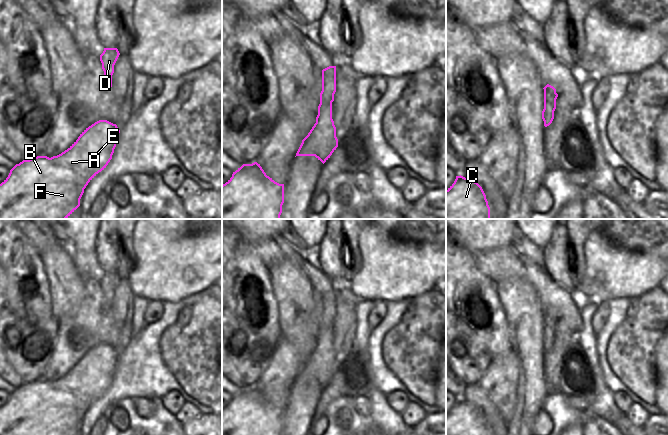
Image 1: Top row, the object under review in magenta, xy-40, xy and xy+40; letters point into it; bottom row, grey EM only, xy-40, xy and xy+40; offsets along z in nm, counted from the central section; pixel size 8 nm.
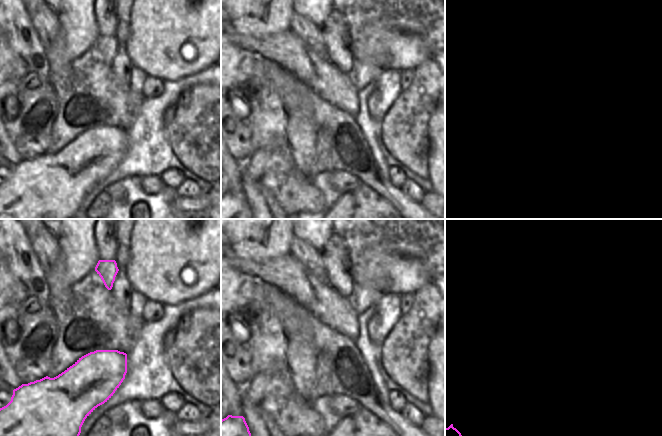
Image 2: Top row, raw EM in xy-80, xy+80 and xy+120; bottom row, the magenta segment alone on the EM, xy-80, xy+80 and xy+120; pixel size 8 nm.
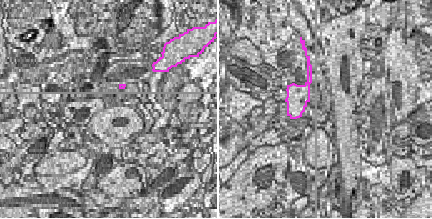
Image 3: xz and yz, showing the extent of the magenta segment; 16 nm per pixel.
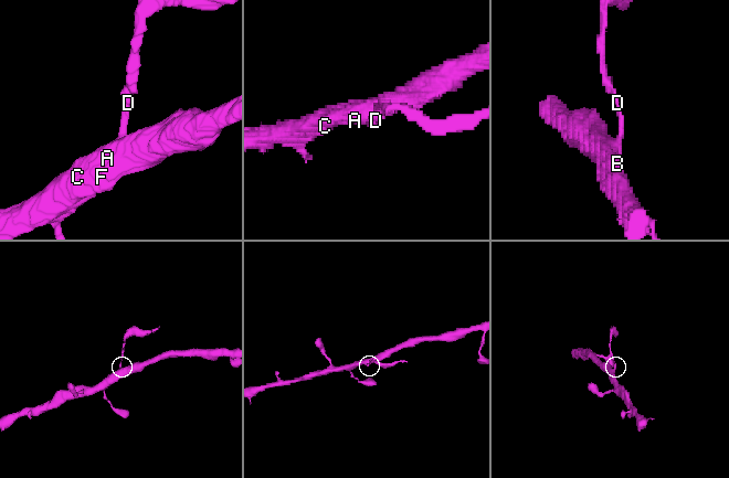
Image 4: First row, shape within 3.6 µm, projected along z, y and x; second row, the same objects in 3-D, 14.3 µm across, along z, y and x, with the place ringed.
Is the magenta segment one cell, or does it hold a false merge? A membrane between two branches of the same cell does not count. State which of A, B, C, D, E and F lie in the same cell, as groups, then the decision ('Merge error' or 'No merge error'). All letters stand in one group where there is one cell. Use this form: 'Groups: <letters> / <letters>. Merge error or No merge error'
Groups: A B C E F / D. Merge error

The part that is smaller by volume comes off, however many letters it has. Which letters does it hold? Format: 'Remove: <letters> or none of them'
Remove: D

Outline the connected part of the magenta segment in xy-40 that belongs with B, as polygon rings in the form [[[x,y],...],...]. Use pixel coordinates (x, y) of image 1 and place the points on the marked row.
[[[99,120],[86,128],[64,152],[51,158],[37,156],[16,164],[0,184],[0,219],[67,219],[79,206],[88,183],[106,168],[120,133],[116,124]]]

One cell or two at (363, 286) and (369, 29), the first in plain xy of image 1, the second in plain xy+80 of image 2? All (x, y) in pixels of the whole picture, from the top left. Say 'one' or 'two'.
one

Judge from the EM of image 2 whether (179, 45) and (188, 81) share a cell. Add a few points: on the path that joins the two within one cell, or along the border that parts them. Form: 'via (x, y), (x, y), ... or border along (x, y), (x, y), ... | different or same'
border along (209, 67), (179, 79), (164, 80) | different

